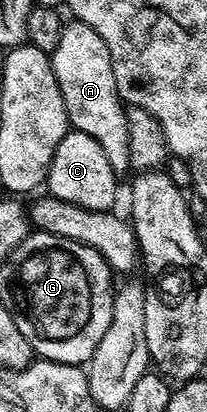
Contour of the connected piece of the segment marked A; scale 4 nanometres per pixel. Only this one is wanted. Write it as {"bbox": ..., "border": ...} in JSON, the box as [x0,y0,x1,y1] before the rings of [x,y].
{"bbox":[50,19,131,174],"border":[[[72,19],[64,23],[61,42],[57,42],[57,50],[50,53],[50,58],[57,86],[61,86],[61,98],[65,102],[70,127],[89,134],[89,138],[93,138],[93,142],[105,150],[105,159],[116,174],[126,173],[131,166],[127,108],[119,98],[109,50],[105,42],[101,42],[101,34],[80,20]]]}

